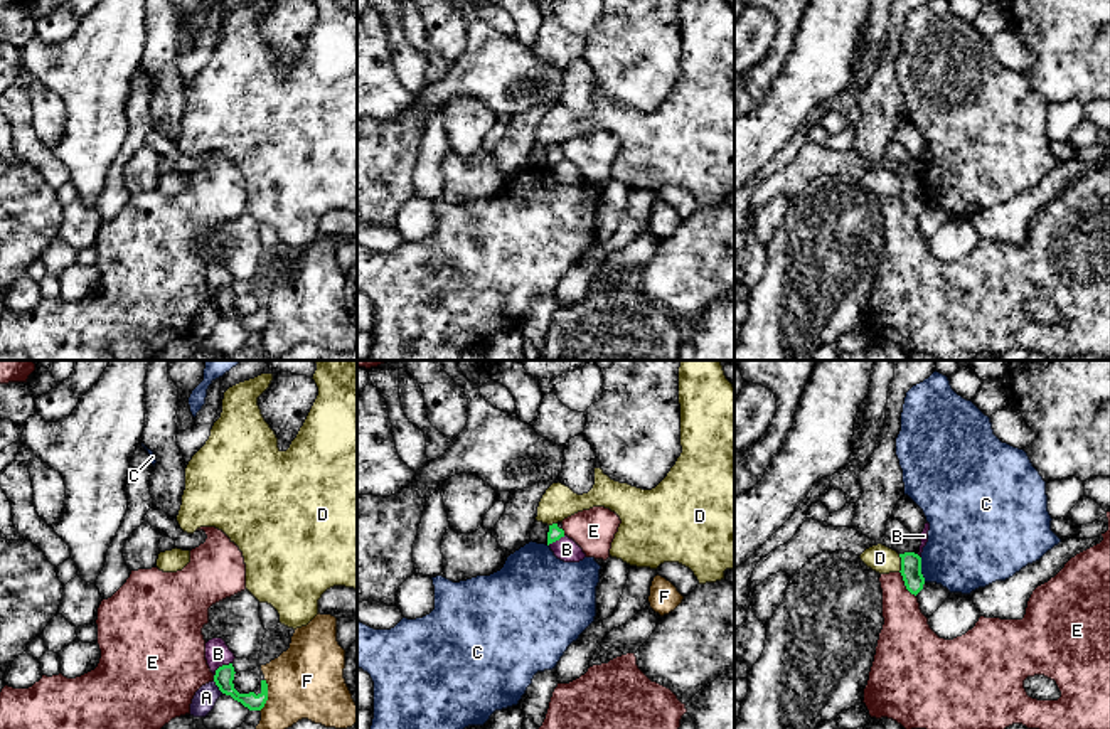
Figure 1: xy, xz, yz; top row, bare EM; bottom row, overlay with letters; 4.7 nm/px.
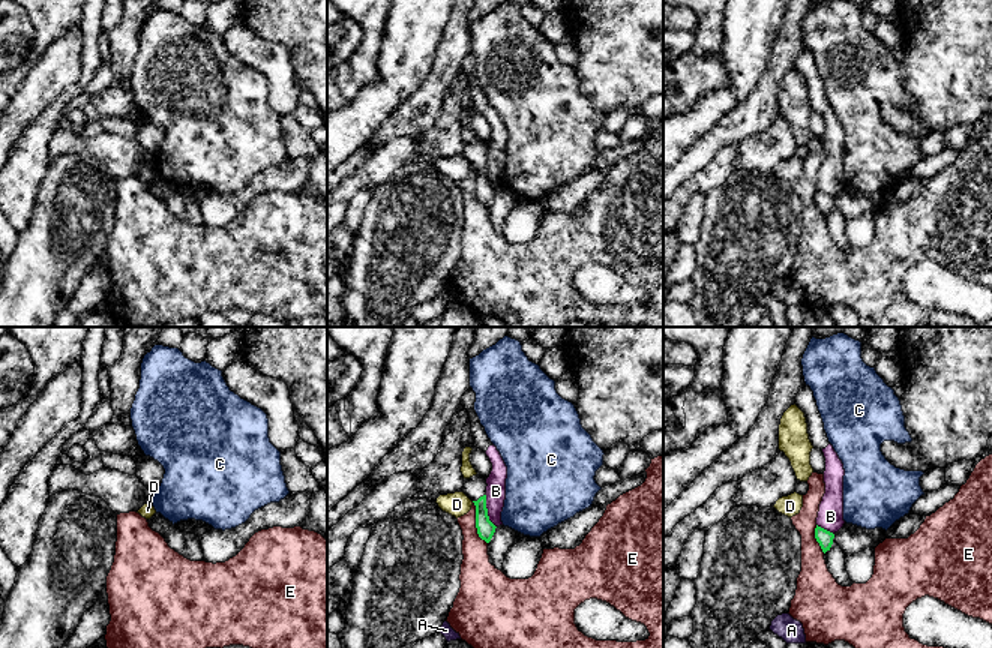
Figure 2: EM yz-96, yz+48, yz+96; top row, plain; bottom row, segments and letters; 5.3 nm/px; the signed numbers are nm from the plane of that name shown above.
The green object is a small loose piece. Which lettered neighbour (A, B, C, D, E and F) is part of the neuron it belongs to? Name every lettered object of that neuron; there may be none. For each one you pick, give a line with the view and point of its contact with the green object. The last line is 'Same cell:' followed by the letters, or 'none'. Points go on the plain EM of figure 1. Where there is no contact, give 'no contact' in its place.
Same cell: none

